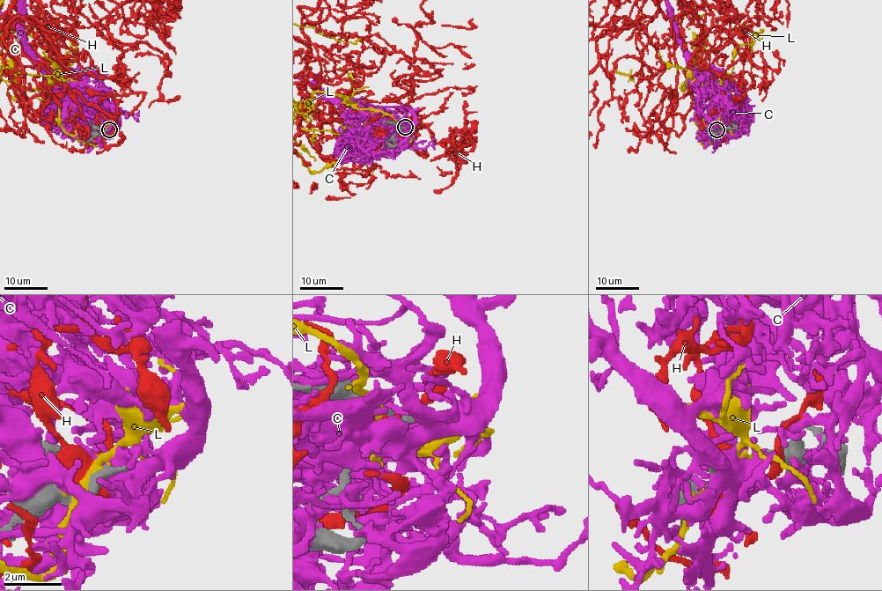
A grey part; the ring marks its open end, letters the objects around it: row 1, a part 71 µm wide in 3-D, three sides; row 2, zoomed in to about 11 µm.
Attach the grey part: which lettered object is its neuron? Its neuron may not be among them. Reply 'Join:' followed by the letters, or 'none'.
Join: none

